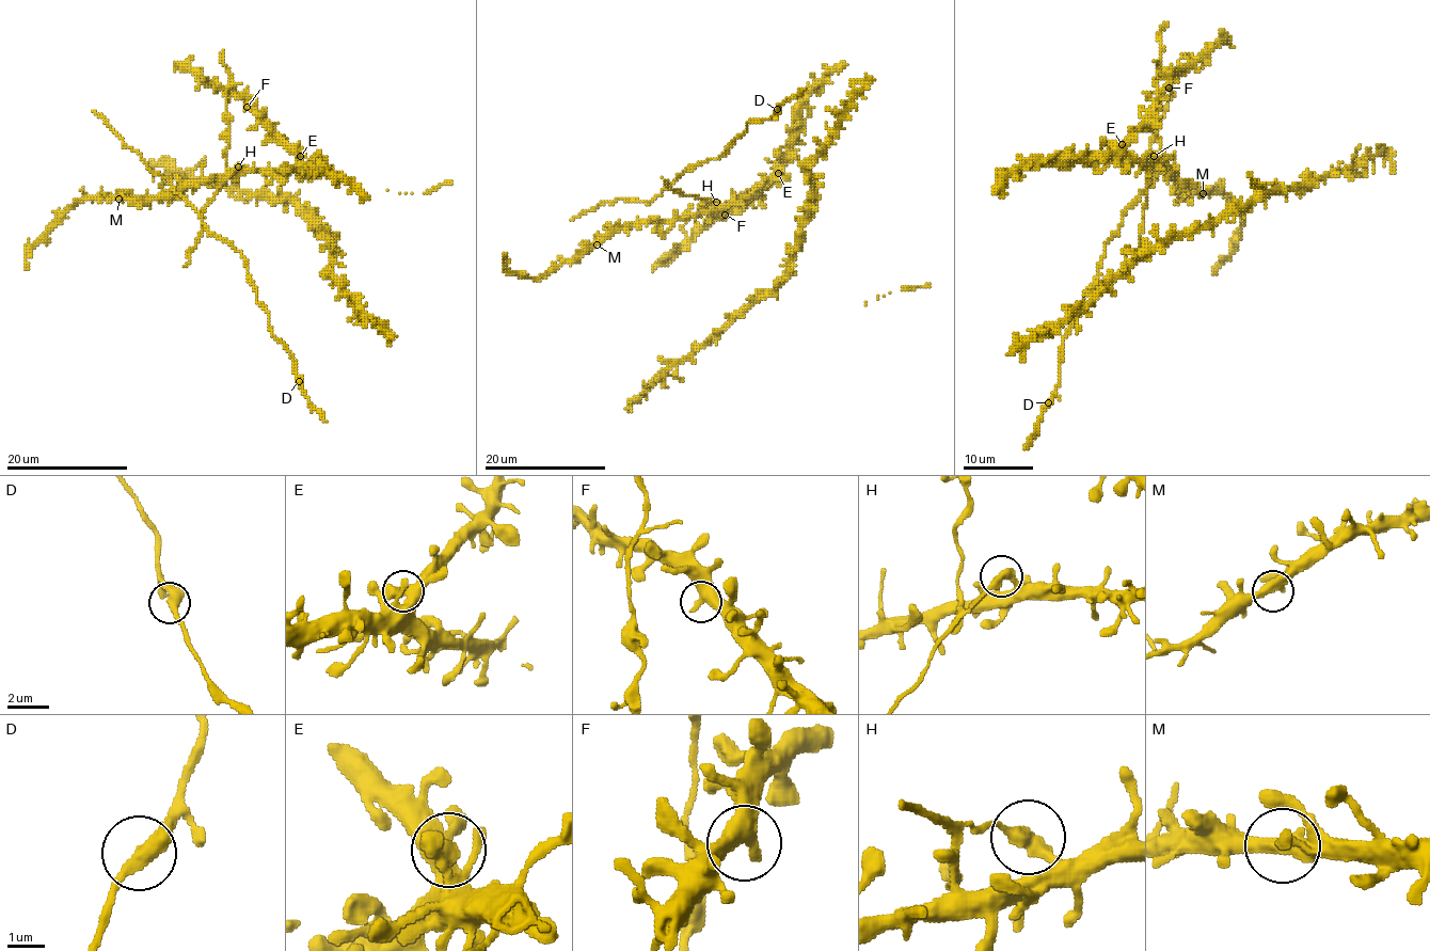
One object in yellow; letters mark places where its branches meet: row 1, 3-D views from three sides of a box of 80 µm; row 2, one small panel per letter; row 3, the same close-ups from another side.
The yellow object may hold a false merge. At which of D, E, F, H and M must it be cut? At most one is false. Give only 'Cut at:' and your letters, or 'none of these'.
Cut at: H

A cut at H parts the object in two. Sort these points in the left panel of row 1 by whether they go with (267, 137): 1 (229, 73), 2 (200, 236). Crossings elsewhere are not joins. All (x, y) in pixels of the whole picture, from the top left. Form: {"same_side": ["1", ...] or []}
{"same_side": []}

